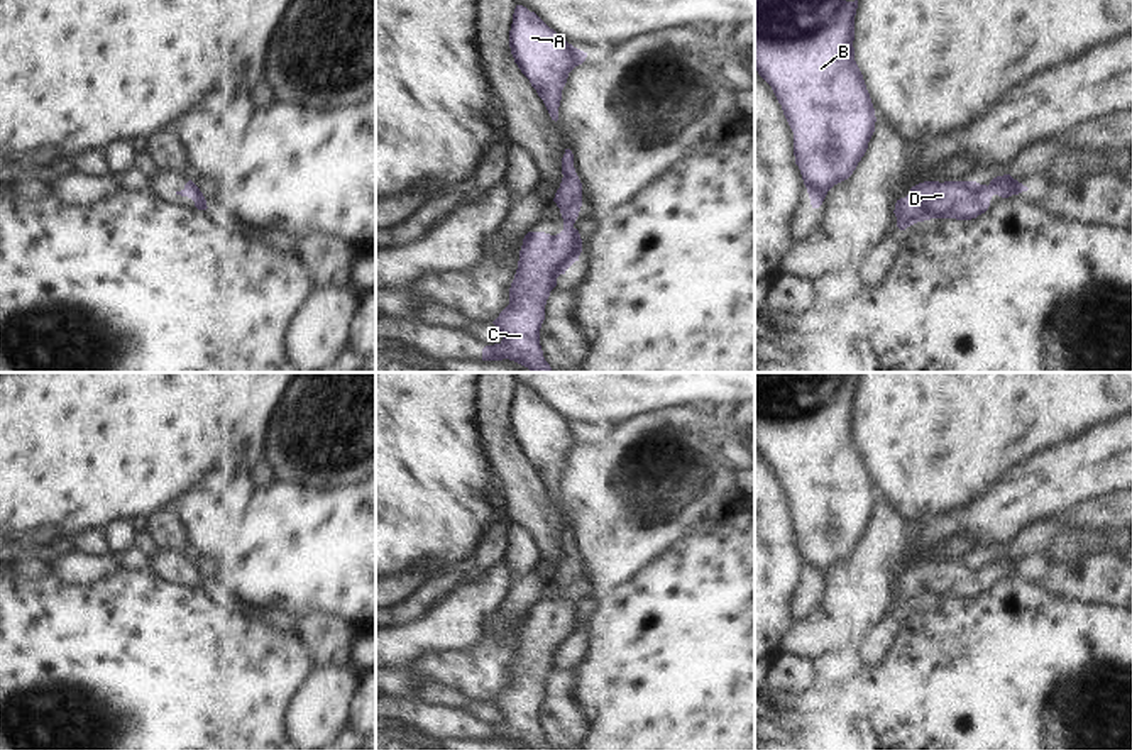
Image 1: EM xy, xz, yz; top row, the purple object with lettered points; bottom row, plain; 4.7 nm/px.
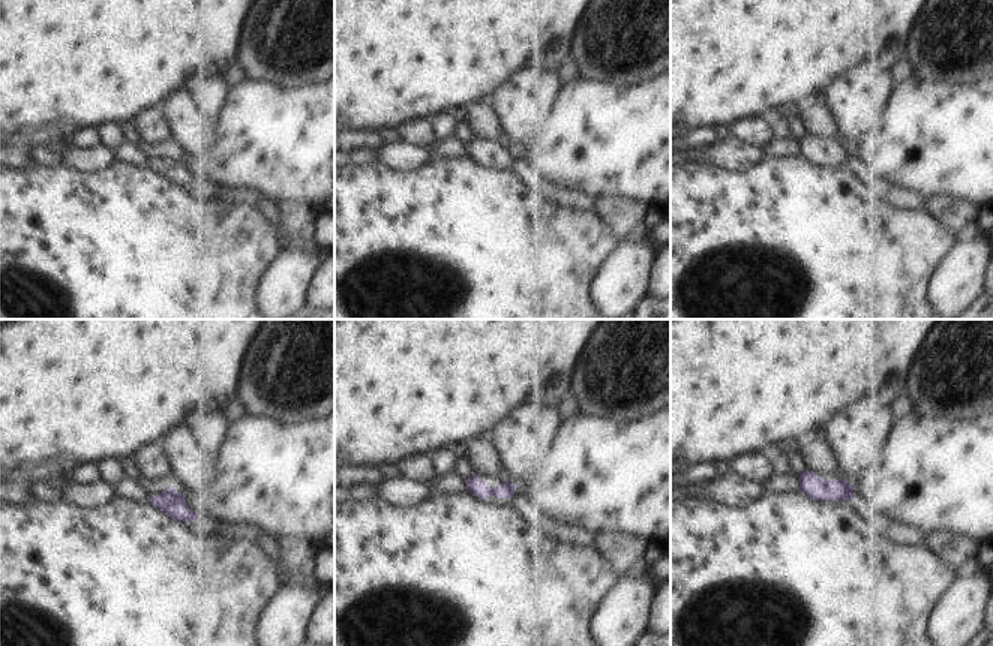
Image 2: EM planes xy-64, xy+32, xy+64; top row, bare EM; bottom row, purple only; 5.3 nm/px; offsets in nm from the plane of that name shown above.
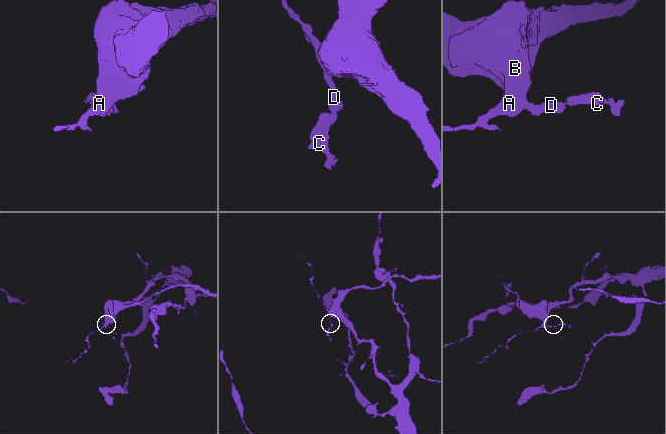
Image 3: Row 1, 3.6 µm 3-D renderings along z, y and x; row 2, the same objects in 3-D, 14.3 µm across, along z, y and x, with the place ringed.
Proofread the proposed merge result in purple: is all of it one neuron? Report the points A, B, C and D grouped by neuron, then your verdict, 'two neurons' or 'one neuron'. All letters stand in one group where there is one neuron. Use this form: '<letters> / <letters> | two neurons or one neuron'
A B C D | one neuron

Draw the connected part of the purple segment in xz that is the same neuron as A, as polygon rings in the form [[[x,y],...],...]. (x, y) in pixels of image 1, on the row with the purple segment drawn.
[[[516,5],[513,14],[509,47],[514,63],[543,100],[552,120],[557,122],[569,73],[585,61],[587,52],[563,41],[523,5]]]

